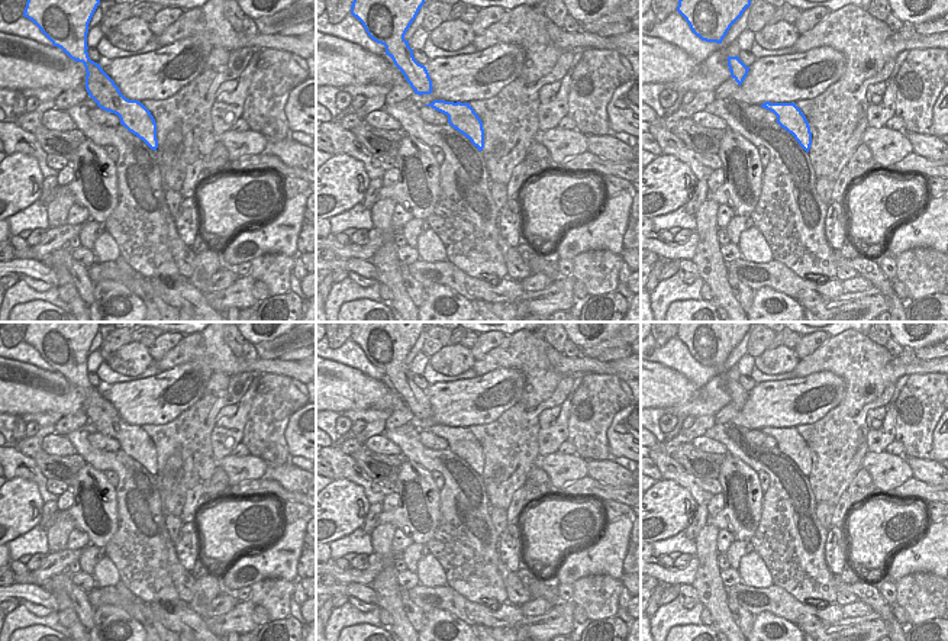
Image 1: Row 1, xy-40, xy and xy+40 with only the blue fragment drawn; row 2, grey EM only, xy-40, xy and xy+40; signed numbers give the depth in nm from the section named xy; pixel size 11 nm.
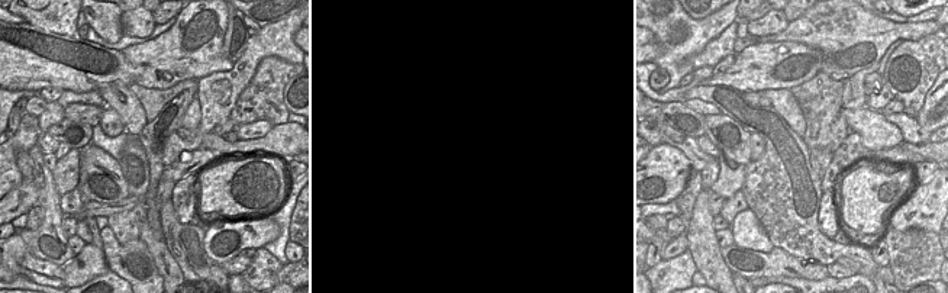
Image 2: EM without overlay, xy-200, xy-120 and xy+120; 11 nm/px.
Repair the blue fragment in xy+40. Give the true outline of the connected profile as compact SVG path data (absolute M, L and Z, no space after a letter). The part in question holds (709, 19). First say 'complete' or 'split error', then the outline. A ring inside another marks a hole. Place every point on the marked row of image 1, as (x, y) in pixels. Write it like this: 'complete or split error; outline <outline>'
complete; outline M678 0L677 12L702 41L722 44L749 6L751 0Z

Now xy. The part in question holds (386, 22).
complete; outline M354 0L351 6L351 15L362 23L373 41L386 46L386 55L393 59L394 65L415 90L415 94L419 96L432 93L432 80L426 67L415 59L413 49L409 46L404 35L423 4L425 0Z

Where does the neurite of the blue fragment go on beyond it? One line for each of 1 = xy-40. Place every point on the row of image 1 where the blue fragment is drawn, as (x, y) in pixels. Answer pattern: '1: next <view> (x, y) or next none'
1: next none

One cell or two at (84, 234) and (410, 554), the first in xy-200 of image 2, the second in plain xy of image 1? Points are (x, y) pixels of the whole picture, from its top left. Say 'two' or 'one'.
one

